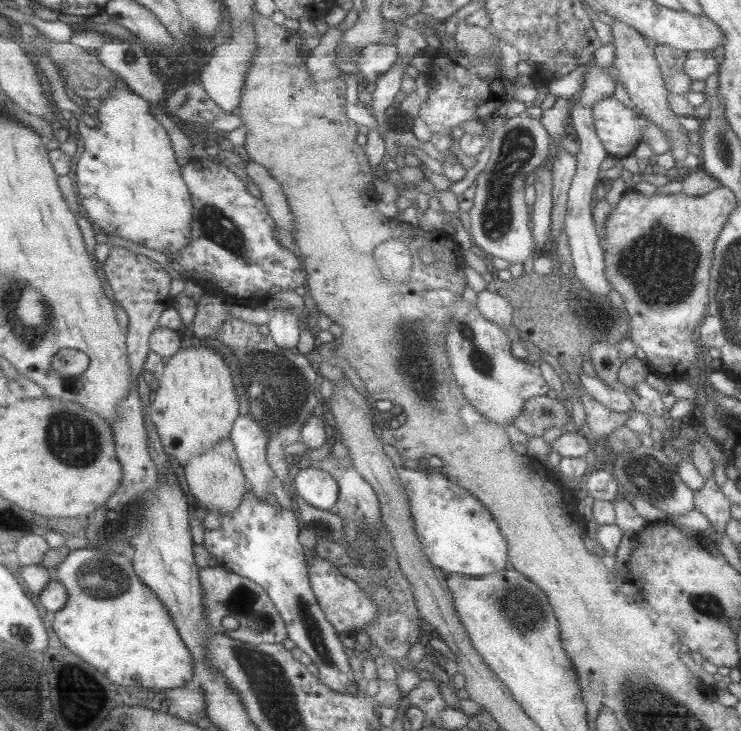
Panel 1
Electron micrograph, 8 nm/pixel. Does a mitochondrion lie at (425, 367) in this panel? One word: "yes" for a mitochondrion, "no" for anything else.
yes

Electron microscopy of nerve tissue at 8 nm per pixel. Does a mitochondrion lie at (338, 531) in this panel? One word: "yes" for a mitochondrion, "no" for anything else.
yes

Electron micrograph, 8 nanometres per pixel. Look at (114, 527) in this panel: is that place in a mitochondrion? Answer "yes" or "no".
yes

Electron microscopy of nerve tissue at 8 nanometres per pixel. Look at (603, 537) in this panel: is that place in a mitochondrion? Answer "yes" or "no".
no

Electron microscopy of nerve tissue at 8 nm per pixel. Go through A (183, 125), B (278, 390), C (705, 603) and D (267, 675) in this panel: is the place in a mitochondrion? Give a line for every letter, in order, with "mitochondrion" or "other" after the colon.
A: other
B: mitochondrion
C: mitochondrion
D: mitochondrion

